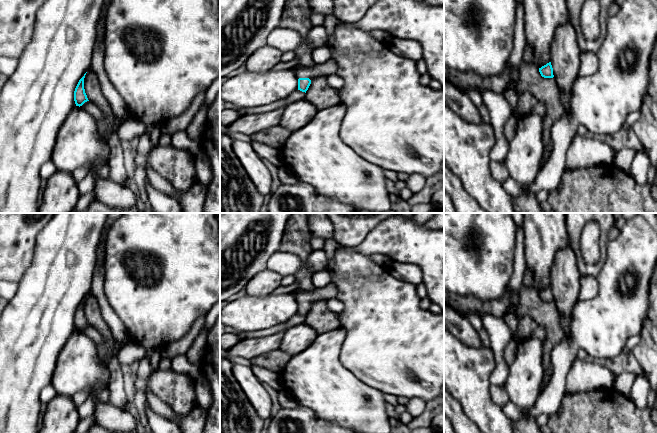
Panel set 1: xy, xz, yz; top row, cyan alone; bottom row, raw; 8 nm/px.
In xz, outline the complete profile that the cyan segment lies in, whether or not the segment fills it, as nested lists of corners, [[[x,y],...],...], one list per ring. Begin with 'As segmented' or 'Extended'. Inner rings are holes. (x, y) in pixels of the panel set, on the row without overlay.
Extended. [[[331,282],[323,288],[314,288],[310,291],[299,290],[294,294],[298,302],[298,314],[306,317],[312,303],[335,298],[337,296],[337,288],[336,285]]]

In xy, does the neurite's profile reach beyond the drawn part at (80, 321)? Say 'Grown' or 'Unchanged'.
Unchanged

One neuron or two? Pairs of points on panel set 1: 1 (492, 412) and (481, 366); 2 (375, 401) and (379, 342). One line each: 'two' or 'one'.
1: one
2: two

